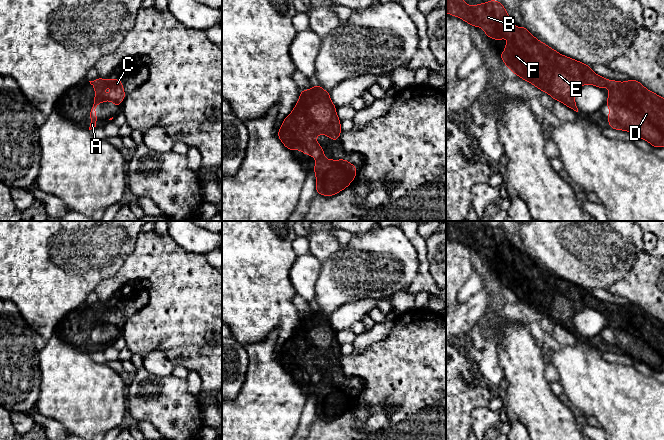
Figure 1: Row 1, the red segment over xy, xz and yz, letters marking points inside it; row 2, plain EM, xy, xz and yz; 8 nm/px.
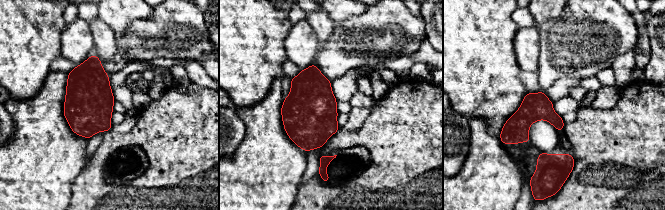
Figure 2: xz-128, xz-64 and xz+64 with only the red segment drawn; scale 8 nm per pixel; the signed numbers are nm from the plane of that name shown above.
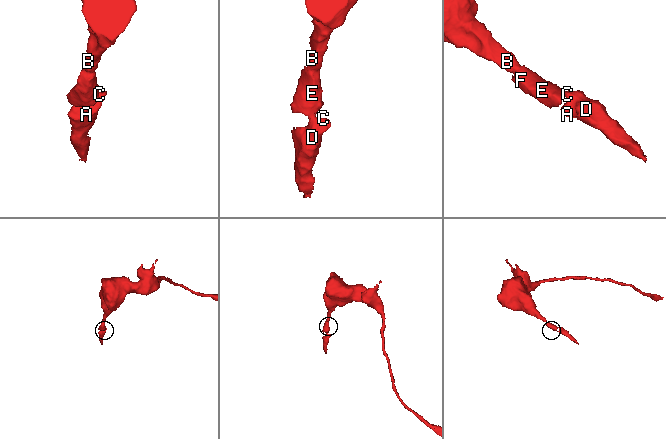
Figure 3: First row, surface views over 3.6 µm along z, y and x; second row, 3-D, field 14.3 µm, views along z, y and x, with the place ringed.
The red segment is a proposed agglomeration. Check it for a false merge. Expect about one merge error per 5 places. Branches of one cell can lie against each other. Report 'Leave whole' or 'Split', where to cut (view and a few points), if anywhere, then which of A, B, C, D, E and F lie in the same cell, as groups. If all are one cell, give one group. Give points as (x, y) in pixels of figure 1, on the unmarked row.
Leave whole. No split. Groups: A B C D E F

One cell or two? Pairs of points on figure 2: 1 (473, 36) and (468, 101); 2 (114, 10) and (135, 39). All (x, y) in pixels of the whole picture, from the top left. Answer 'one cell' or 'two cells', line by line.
1: one cell
2: two cells

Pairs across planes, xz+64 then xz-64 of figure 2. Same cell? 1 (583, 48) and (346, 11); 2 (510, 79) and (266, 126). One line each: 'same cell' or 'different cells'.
1: different cells
2: different cells

